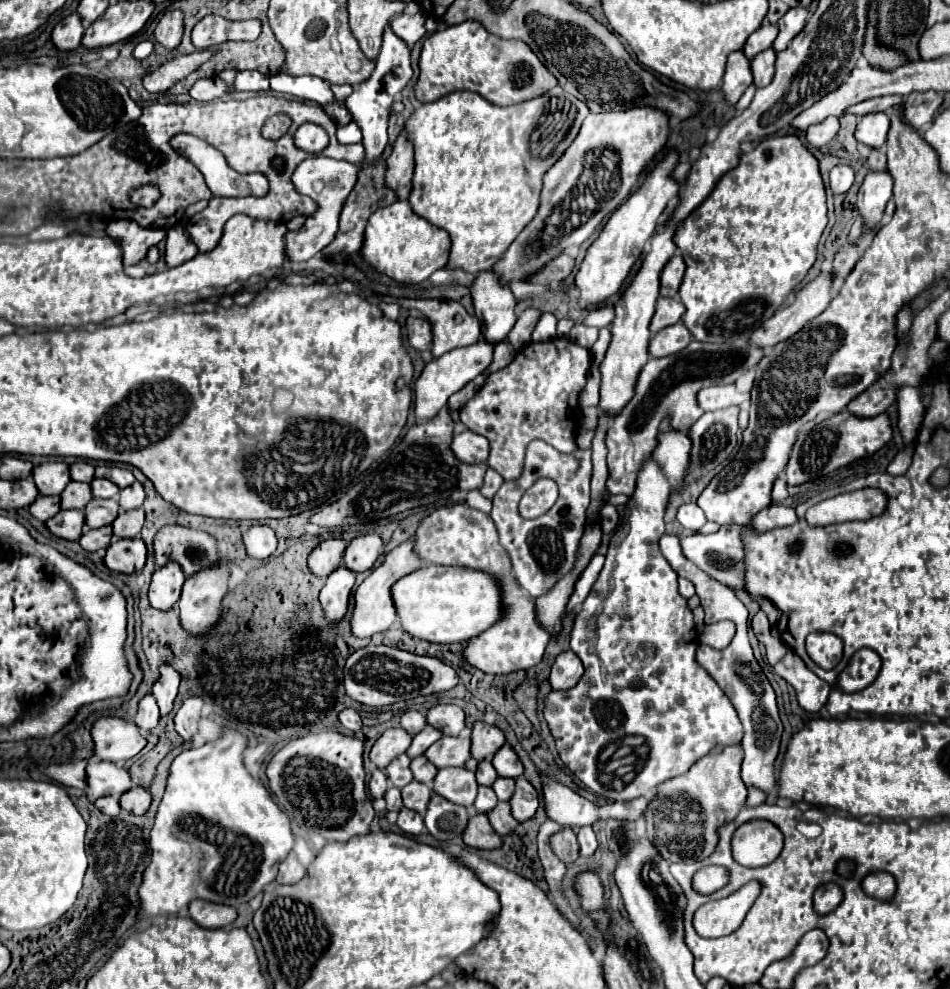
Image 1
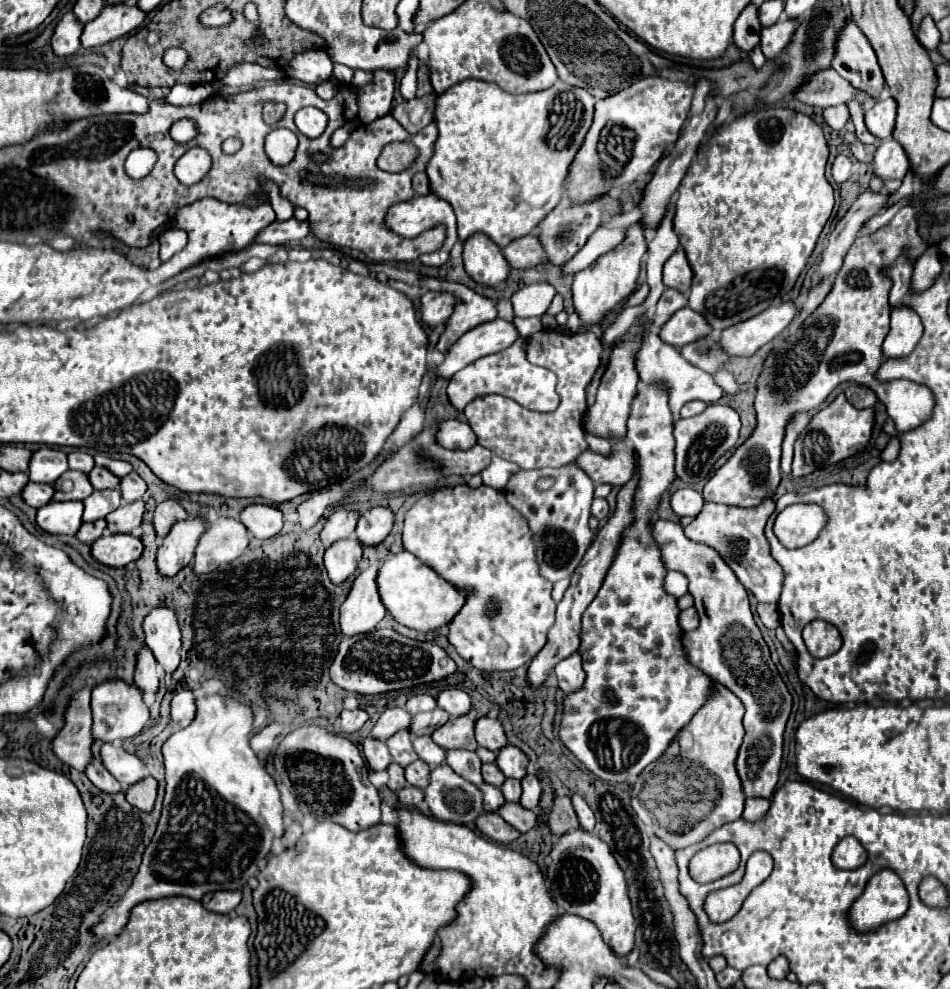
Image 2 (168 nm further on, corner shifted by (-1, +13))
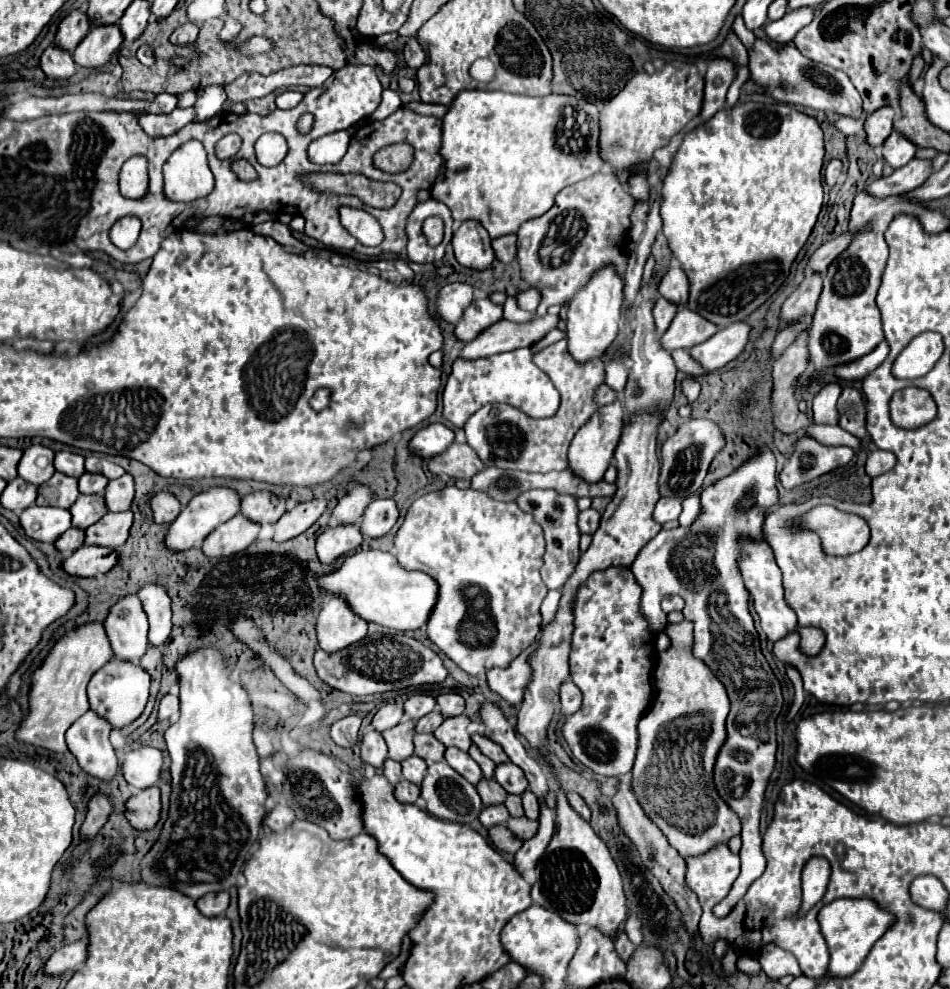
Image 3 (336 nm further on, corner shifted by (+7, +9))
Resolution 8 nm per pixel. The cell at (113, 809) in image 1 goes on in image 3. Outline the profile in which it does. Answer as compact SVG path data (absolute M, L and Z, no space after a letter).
M87 710L83 718L71 724L67 730L67 746L77 758L79 766L99 780L109 780L115 776L119 764L115 750L109 742L111 724L93 710Z

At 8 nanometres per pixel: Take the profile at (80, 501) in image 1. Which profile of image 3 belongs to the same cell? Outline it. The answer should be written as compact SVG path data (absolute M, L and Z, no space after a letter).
M55 472L49 482L39 486L37 504L39 506L57 506L57 508L69 508L79 498L77 480L71 476L65 476L61 472Z

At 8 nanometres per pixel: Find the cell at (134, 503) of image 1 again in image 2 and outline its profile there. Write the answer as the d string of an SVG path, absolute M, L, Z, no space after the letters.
M131 472L125 478L121 478L119 488L121 488L121 494L123 494L123 502L135 502L135 500L143 498L143 494L147 490L145 482L141 480L141 476L137 472Z

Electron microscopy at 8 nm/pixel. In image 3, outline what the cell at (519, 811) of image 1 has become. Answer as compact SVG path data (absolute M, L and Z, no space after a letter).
M529 790L523 794L523 808L525 808L525 816L527 818L531 818L531 820L539 818L539 800Z

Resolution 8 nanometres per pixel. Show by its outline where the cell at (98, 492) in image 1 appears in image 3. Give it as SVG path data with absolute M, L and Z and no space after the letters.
M85 472L85 474L79 478L79 490L81 490L81 494L103 494L107 482L109 482L109 480L107 480L105 476L101 476L101 474Z

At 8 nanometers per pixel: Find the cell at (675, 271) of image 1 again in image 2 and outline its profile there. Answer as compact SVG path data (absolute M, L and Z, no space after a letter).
M679 248L663 266L663 284L679 292L687 292L691 286L691 278L693 278L691 266L685 258L685 252Z

